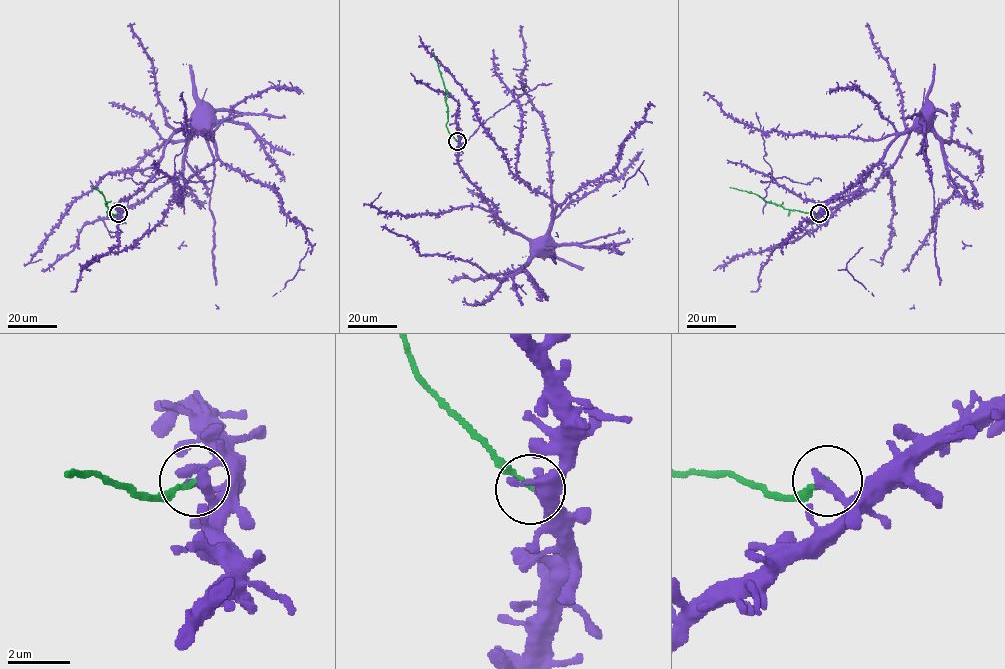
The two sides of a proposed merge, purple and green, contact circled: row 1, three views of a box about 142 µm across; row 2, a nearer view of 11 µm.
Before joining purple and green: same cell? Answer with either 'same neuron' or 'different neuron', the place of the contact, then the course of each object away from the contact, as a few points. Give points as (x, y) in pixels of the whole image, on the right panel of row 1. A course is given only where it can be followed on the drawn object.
different neuron | (819, 213) | purple via (819, 213), (869, 190), (894, 163), (909, 134), (920, 123) | green via (819, 213), (784, 209), (754, 193), (730, 187)

